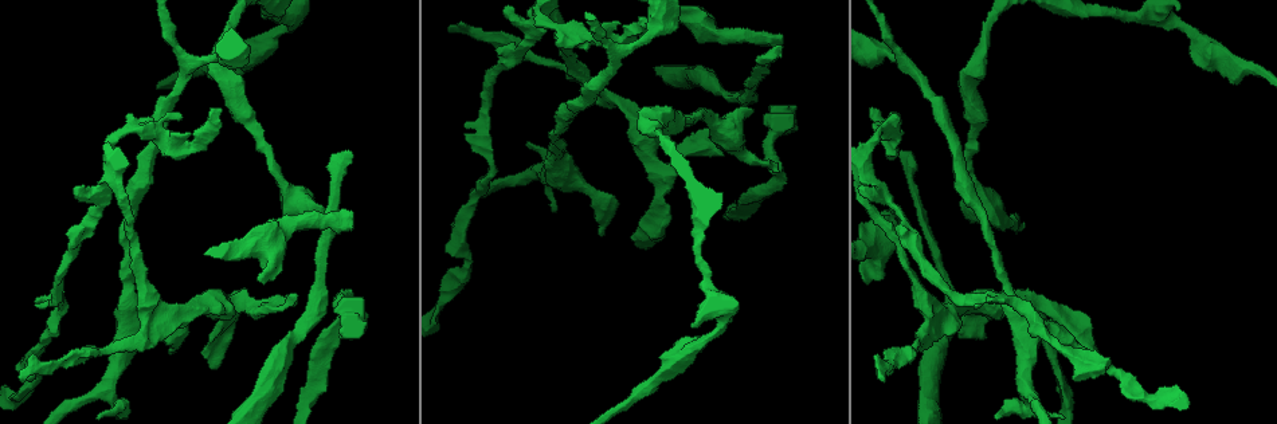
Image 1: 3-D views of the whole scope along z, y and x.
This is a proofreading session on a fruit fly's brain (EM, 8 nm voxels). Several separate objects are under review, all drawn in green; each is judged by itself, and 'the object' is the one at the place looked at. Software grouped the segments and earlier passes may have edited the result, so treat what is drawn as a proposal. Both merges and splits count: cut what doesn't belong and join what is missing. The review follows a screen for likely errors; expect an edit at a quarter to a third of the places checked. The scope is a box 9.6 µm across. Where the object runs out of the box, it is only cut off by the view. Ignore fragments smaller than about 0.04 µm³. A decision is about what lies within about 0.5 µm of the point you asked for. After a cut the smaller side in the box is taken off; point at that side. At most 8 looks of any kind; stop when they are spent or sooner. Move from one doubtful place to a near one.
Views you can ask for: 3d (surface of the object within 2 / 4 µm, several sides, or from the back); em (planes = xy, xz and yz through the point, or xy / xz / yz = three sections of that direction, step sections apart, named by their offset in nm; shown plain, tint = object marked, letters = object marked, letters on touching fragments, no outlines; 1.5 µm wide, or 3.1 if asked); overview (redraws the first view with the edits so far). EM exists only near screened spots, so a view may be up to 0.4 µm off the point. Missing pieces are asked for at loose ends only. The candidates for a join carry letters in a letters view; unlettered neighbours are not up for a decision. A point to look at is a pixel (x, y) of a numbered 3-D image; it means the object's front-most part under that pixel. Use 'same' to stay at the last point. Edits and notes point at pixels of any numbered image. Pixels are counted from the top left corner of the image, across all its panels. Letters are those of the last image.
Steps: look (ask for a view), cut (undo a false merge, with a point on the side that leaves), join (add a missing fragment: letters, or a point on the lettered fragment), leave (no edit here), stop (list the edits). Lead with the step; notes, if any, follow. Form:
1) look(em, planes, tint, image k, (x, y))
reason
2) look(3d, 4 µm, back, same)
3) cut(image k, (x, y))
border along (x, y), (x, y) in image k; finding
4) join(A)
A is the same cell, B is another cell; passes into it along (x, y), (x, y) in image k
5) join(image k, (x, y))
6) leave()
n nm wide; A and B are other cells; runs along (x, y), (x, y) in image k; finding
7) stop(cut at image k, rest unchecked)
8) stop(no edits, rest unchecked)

look(em, planes, letters, image 1, (776, 180))
abrupt turn

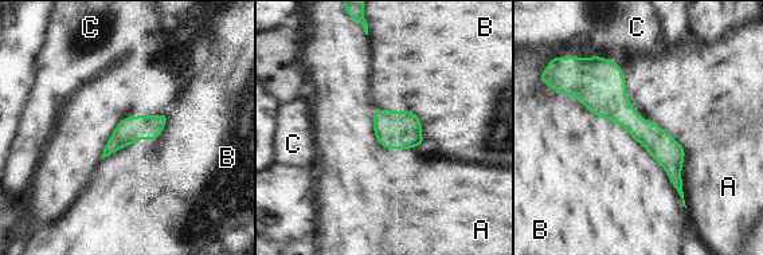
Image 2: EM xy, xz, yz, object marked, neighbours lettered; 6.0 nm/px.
leave()
A touches over 360 nm; A, B and C are other cells; border along (654, 159), (664, 169), (685, 207) in image 2; one cell here

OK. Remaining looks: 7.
look(em, planes, plain, image 1, (1020, 226))
branch stops here

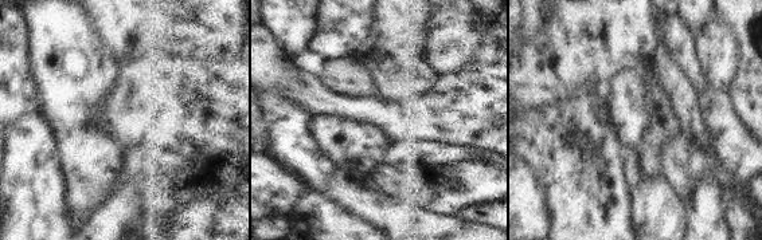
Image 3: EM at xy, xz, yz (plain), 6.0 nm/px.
look(em, planes, letters, same)
see the neighbours

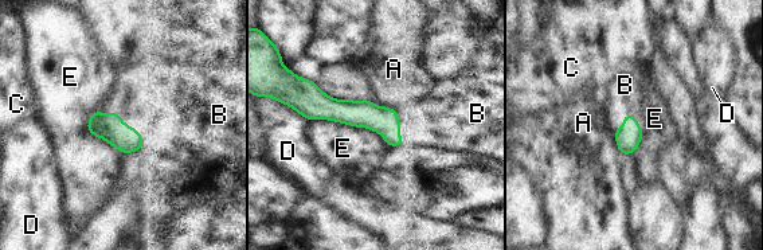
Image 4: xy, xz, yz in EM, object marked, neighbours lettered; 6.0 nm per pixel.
join(B)
160 nm wide; B is the same cell, A, C, D and E are other cells; passes into it along (109, 127), (136, 129), (167, 102) in image 4; the cell continues

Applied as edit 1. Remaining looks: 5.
look(overview)

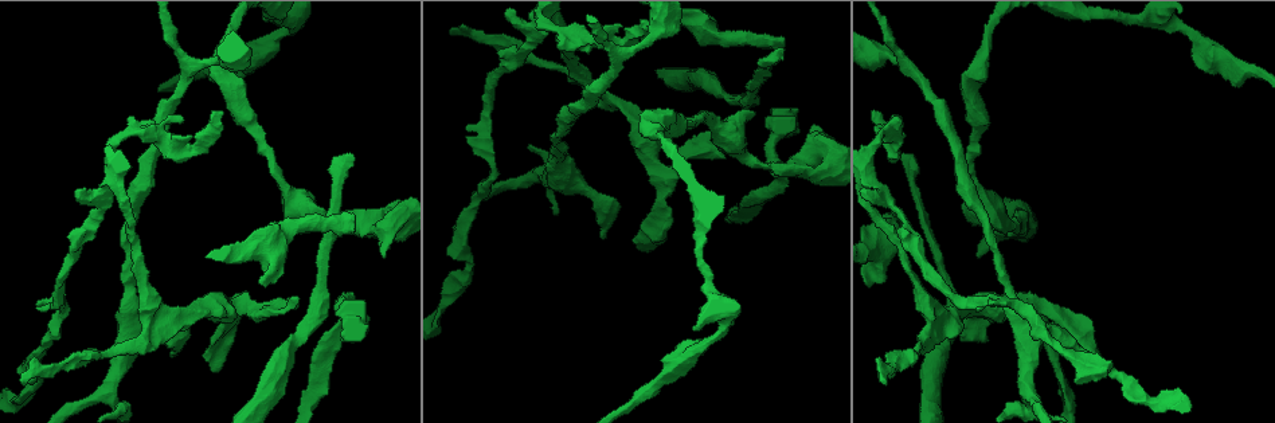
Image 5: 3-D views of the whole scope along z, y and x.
look(3d, 4 µm, image 5, (784, 40))
an open end

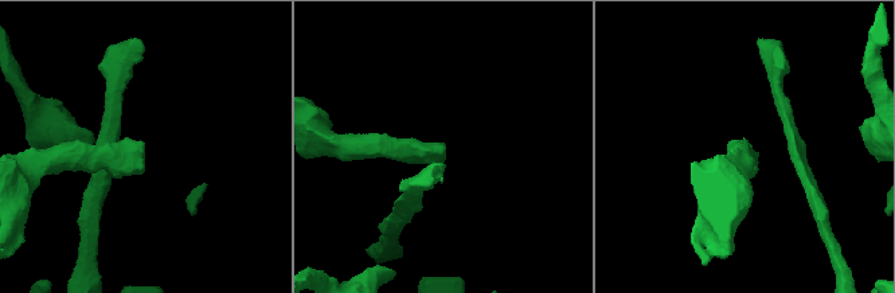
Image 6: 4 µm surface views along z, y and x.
look(em, planes, letters, image 6, (141, 142))

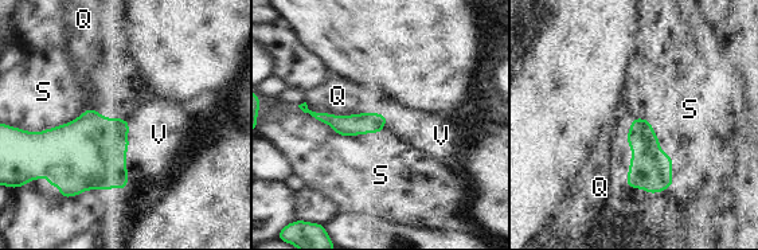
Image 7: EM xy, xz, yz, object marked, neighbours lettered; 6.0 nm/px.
join(V)
S touches over 550 nm; V is the same cell, Q and S are other cells; it goes on there

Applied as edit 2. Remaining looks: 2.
stop(join at image 4, join at image 7, rest unchecked)

